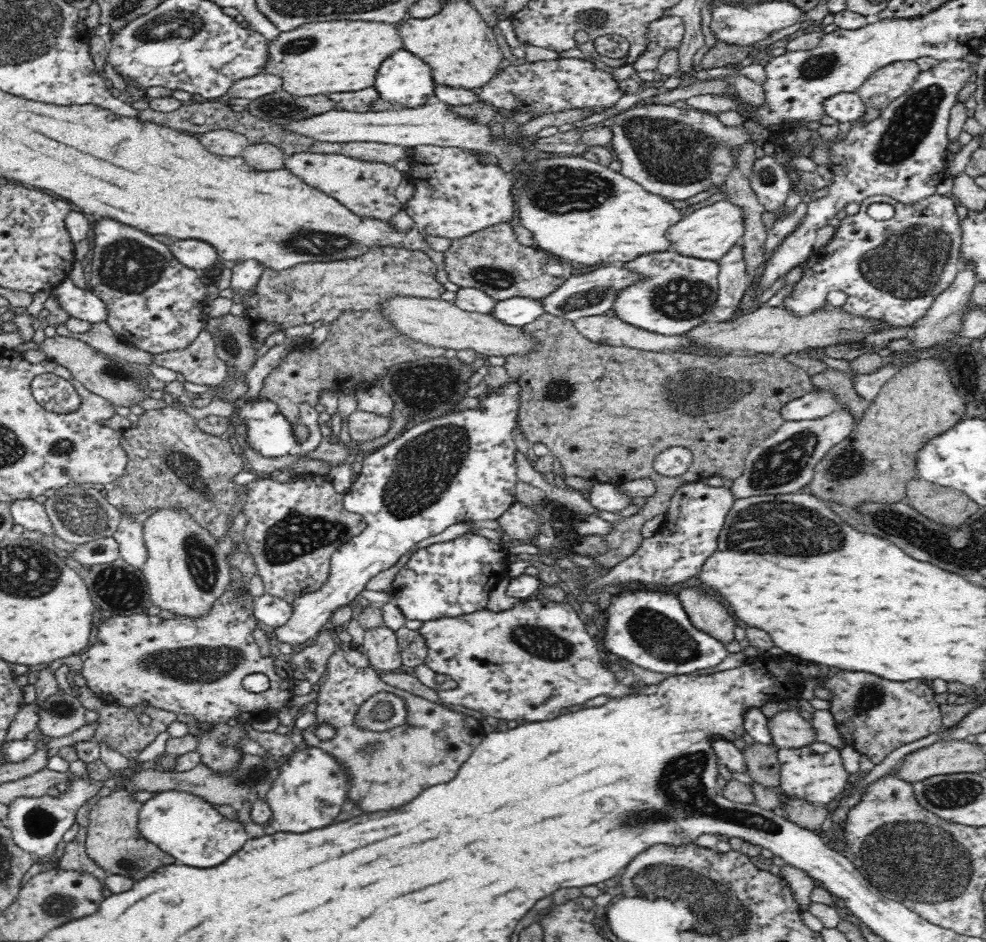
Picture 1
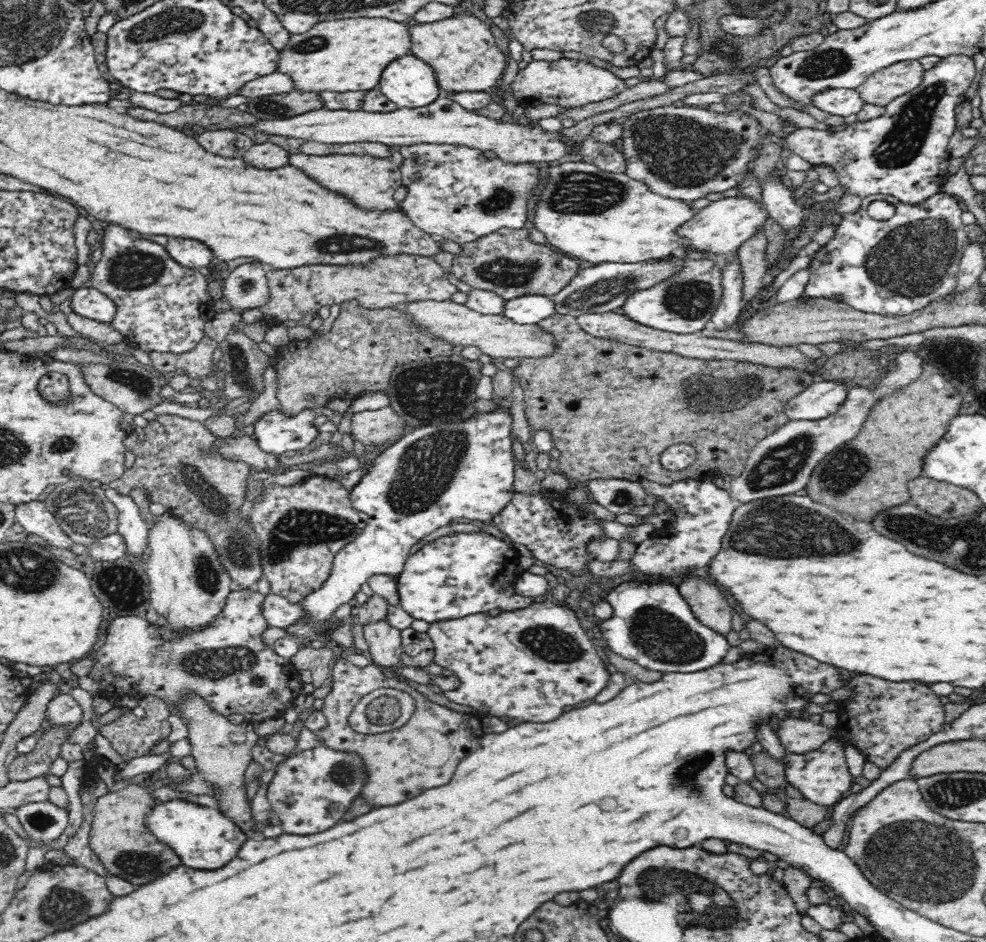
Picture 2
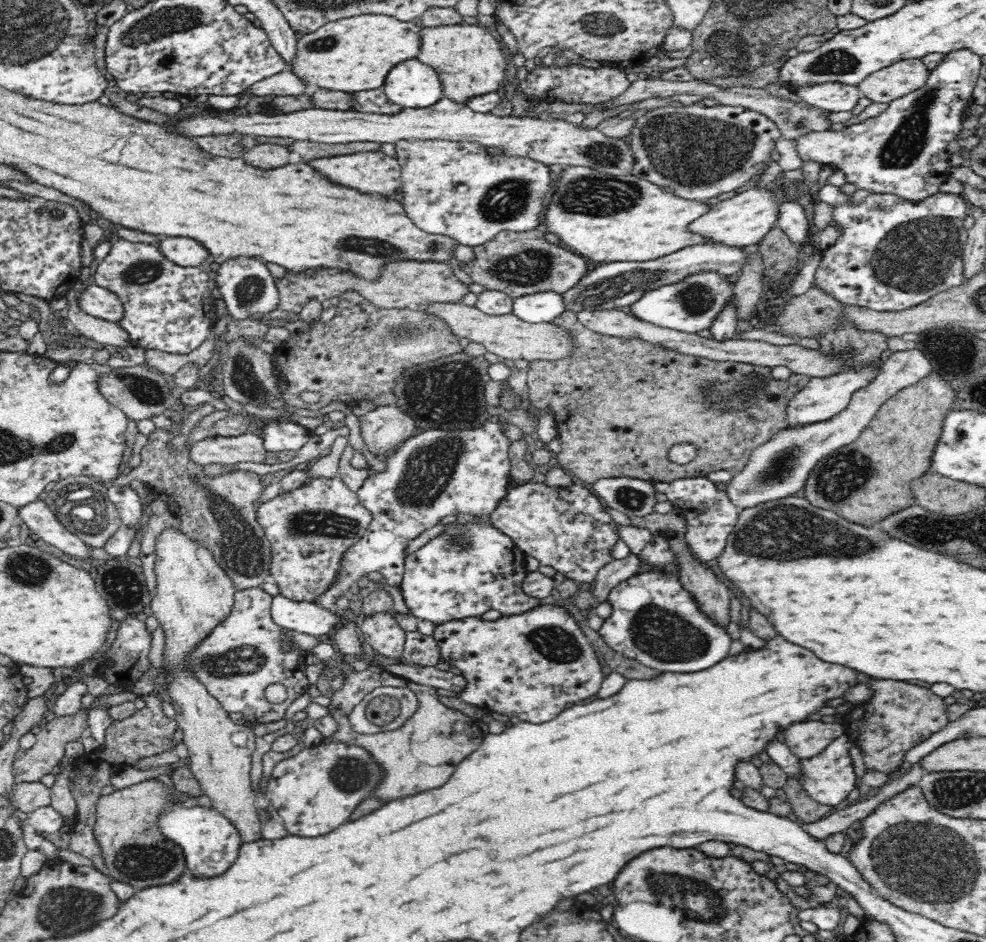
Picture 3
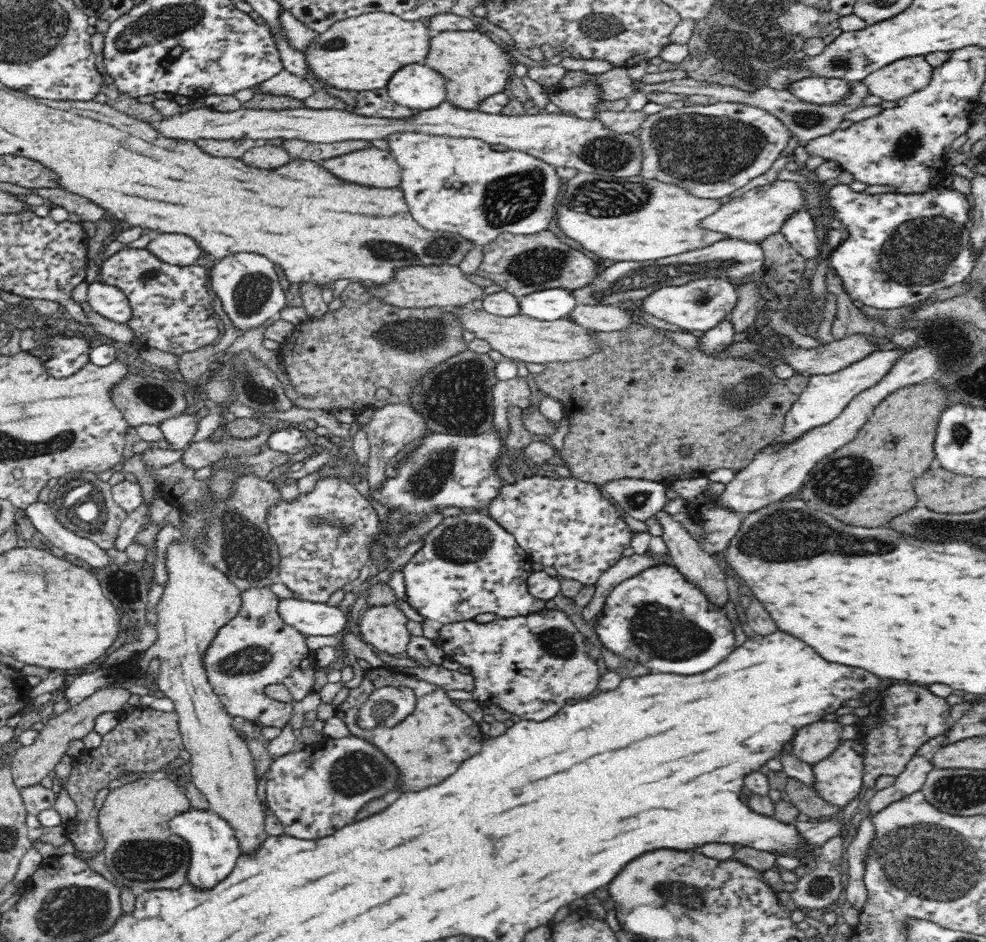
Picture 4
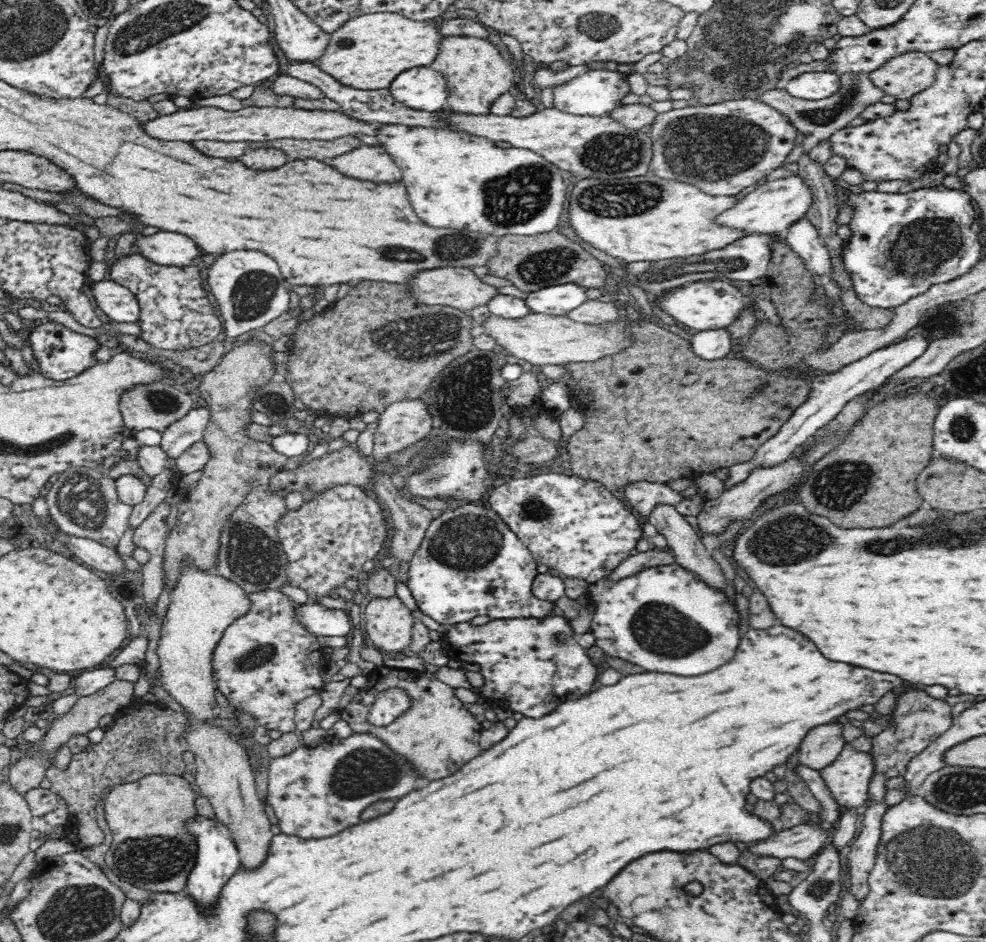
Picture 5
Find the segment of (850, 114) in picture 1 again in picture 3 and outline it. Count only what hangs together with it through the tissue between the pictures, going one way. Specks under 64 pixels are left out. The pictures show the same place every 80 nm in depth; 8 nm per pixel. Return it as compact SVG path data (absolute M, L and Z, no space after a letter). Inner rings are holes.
M842 82L806 83L792 91L805 103L832 112L850 112L860 98L857 85Z

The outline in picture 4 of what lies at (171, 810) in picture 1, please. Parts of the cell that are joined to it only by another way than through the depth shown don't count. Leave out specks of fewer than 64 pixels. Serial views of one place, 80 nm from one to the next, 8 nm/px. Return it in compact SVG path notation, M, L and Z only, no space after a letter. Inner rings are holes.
M192 811L180 814L173 819L173 832L179 834L181 838L188 840L191 847L192 859L188 872L188 884L200 892L216 888L226 876L232 874L236 866L236 860L240 858L240 846L235 838L232 827L219 818L218 815L210 811Z

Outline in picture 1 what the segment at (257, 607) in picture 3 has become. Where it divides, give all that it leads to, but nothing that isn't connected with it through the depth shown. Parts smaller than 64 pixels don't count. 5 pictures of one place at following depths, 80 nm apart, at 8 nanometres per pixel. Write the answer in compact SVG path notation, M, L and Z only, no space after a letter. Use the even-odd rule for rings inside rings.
M235 586L234 588L226 591L216 602L214 602L213 610L210 615L207 615L204 618L196 618L196 620L191 620L191 618L172 618L164 619L159 616L142 616L142 614L134 614L134 616L112 616L110 620L106 620L100 630L98 630L98 642L94 643L94 646L90 646L90 650L86 654L80 656L82 660L82 668L80 674L86 679L86 686L90 687L94 694L98 696L98 700L104 704L110 705L126 705L128 710L132 710L135 706L146 706L154 705L158 709L168 710L170 712L175 712L178 714L192 714L196 720L199 722L226 722L230 718L235 718L237 720L243 720L243 722L257 722L262 720L268 720L272 718L280 708L284 708L289 702L290 698L294 695L294 684L296 684L296 678L294 676L288 676L288 678L282 678L278 672L276 672L276 660L275 655L268 654L264 656L260 652L260 647L254 639L254 630L258 630L258 617L256 617L254 600L255 596L252 596L250 592L246 589L241 588L241 586ZM262 673L269 678L269 687L262 692L252 692L244 685L242 685L242 680L248 676L248 674Z

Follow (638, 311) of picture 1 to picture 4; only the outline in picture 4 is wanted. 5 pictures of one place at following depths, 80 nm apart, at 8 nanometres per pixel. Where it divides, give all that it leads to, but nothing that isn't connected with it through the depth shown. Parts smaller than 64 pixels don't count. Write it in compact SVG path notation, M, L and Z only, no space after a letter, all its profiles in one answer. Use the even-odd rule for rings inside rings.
M720 278L694 280L682 286L666 286L643 298L642 310L687 331L707 332L728 320L738 304L738 288Z

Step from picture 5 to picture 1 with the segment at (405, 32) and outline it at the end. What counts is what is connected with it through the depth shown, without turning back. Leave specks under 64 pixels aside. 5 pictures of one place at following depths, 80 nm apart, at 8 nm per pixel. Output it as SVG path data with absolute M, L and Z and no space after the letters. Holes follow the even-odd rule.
M337 20L310 22L292 30L282 32L278 40L270 41L270 58L266 73L284 78L282 89L298 96L327 95L328 93L356 92L374 86L378 68L396 52L404 50L404 37L397 23L366 20Z

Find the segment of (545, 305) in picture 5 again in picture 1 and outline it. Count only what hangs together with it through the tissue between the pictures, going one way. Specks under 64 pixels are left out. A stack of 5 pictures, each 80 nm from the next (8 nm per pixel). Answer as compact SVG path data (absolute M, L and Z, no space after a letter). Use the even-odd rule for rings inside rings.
M516 297L496 302L494 312L490 313L504 323L526 326L537 321L542 314L546 314L546 307L544 307L542 299Z

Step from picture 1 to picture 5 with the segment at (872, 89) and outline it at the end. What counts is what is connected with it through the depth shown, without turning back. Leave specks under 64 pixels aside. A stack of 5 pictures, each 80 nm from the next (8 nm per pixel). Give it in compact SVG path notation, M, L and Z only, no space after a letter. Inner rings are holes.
M904 51L890 57L870 75L886 94L898 99L910 99L930 88L936 80L941 64L922 51Z

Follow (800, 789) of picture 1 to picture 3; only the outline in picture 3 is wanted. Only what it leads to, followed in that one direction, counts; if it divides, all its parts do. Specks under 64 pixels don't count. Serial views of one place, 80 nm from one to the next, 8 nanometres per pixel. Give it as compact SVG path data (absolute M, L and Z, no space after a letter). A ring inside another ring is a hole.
M845 734L839 739L832 740L830 746L822 754L818 754L810 760L802 760L804 776L798 776L798 780L804 783L804 788L808 794L812 795L812 798L818 799L822 804L835 807L844 806L850 792L856 790L860 784L860 779L856 776L852 754L848 752L850 744L850 740Z

